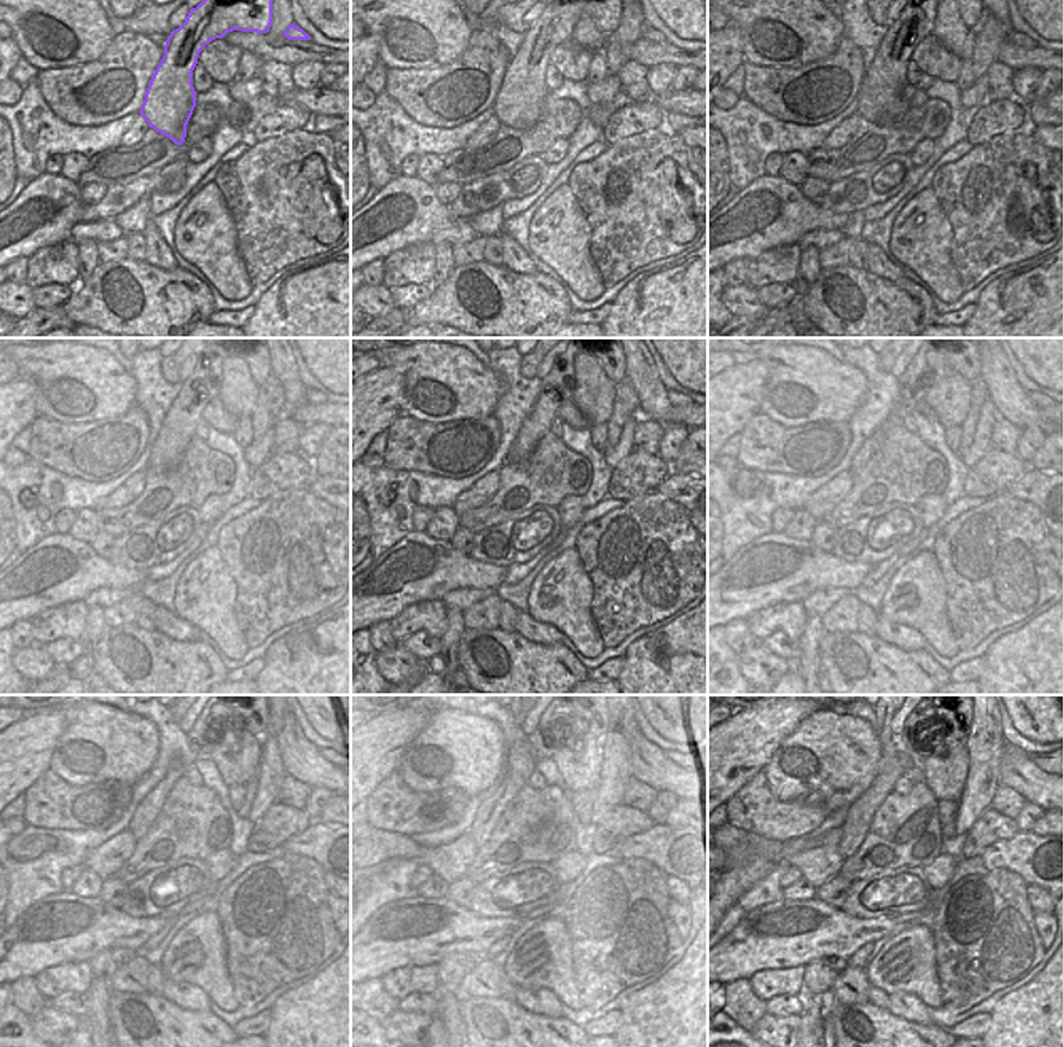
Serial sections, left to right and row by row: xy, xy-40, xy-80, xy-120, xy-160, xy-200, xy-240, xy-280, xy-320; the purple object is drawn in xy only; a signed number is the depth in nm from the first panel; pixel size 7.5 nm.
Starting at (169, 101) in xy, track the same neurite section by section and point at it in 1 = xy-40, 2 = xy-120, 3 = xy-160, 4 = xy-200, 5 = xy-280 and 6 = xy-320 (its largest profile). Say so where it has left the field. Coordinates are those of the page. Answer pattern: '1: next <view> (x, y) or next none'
1: next xy-40 (520, 101)
2: next xy-120 (179, 426)
3: next xy-160 (556, 388)
4: next xy-200 (917, 378)
5: next xy-280 (560, 729)
6: next xy-320 (917, 727)

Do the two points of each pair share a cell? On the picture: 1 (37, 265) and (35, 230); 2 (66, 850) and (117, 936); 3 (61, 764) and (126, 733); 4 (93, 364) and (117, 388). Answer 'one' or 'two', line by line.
1: two
2: two
3: one
4: one

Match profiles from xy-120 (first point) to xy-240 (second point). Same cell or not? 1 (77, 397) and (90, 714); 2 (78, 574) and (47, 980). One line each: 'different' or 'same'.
1: same
2: different

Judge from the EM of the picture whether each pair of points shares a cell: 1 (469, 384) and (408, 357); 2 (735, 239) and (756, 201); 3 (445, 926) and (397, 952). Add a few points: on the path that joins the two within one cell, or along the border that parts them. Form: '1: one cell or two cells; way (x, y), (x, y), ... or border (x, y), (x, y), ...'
1: one cell; way (453, 384), (442, 381), (423, 365)
2: one cell; way (743, 230), (756, 217), (756, 211)
3: one cell; way (434, 931), (408, 941)

